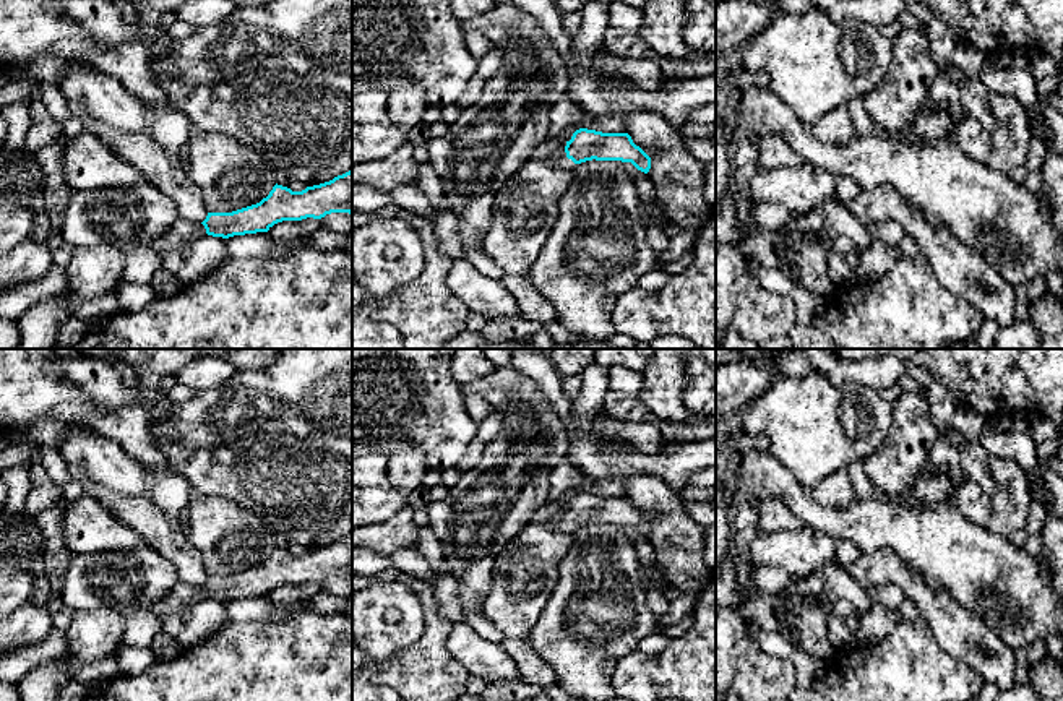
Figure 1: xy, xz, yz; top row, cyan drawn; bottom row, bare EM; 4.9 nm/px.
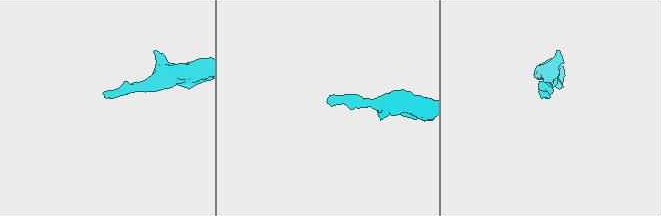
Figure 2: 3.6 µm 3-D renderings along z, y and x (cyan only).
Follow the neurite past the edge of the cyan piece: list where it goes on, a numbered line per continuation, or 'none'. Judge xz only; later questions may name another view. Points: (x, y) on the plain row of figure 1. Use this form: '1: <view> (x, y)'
1: xz (549, 515)

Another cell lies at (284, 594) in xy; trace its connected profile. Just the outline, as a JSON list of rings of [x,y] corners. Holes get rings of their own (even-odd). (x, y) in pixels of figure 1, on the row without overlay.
[[[307,581],[302,584],[282,584],[269,591],[268,597],[278,604],[310,600],[321,591],[321,583]]]

